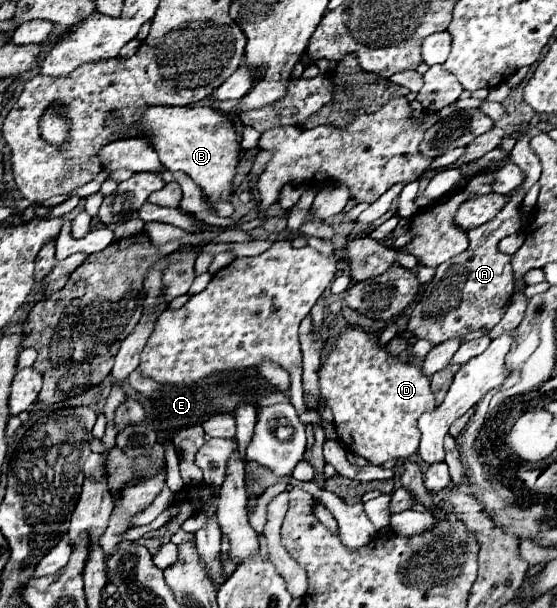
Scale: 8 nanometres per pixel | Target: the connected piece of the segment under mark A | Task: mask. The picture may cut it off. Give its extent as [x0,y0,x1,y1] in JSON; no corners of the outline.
[407,127,541,345]

